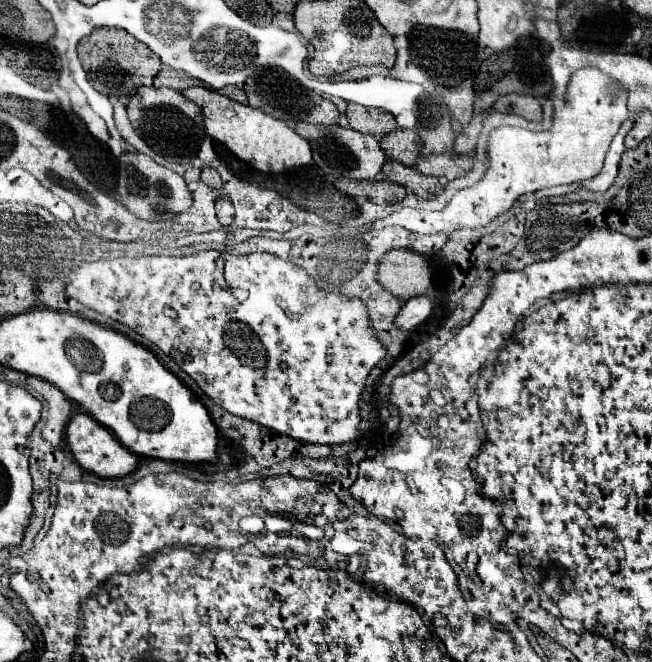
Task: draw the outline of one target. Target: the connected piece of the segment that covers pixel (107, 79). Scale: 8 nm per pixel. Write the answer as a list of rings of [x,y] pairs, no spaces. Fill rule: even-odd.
[[[98,28],[94,30],[94,34],[82,38],[82,42],[78,44],[78,58],[90,78],[90,84],[106,96],[130,96],[140,86],[152,86],[152,80],[160,70],[160,60],[156,58],[156,54],[150,54],[150,50],[142,46],[142,42],[130,38],[130,34],[126,34],[124,30],[114,28]]]

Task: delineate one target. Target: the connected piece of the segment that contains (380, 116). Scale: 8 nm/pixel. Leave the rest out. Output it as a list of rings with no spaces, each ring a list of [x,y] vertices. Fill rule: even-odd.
[[[348,104],[346,118],[350,122],[350,128],[372,136],[384,136],[396,130],[394,116],[384,110],[368,110],[358,104]]]

